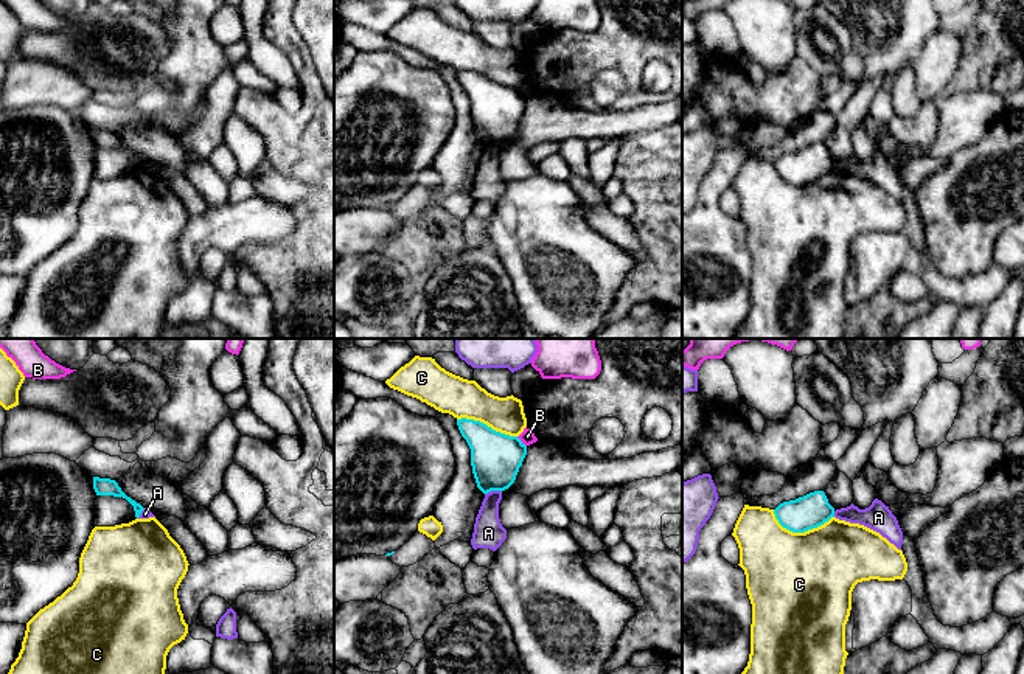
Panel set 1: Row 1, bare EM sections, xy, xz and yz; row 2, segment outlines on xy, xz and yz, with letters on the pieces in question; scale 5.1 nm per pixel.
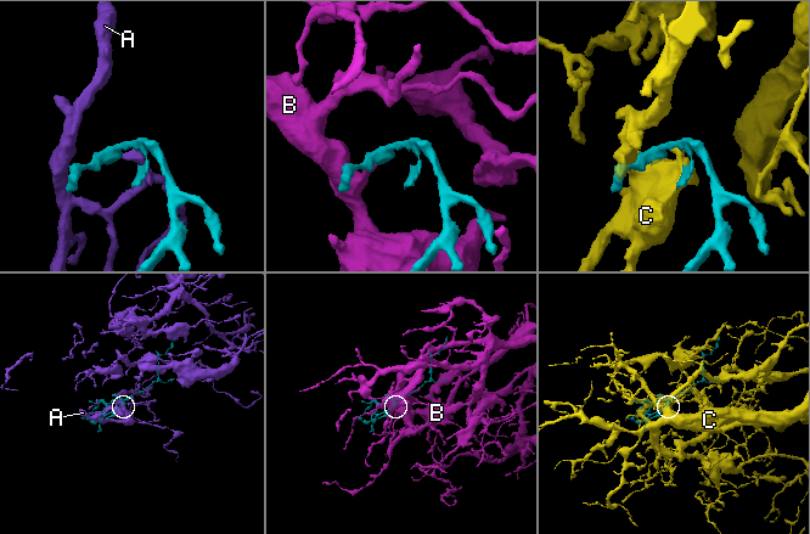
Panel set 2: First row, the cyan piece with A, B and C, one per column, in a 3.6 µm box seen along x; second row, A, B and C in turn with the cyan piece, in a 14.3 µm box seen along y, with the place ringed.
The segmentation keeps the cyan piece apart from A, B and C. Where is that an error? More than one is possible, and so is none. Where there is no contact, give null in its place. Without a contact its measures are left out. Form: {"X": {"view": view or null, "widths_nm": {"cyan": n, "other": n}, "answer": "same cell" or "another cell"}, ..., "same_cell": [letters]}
{"A": {"view": "xz", "widths_nm": {"cyan": 260, "other": 160}, "answer": "another cell"}, "B": {"view": "xz", "widths_nm": {"cyan": 260, "other": 80}, "answer": "another cell"}, "C": {"view": "yz", "widths_nm": {"cyan": 180, "other": 500}, "answer": "another cell"}, "same_cell": []}

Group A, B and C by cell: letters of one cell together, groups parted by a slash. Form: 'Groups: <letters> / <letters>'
Groups: A / B / C

